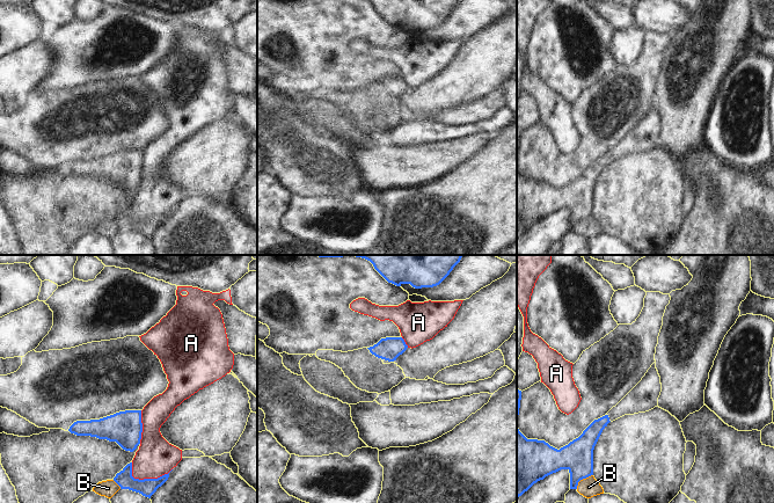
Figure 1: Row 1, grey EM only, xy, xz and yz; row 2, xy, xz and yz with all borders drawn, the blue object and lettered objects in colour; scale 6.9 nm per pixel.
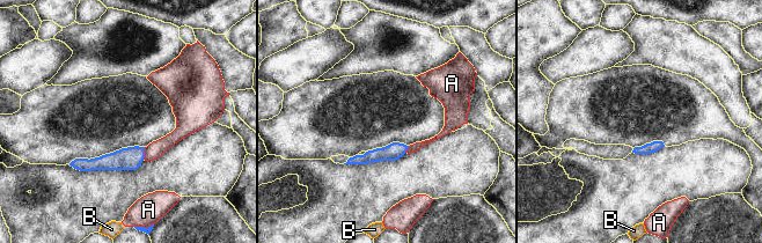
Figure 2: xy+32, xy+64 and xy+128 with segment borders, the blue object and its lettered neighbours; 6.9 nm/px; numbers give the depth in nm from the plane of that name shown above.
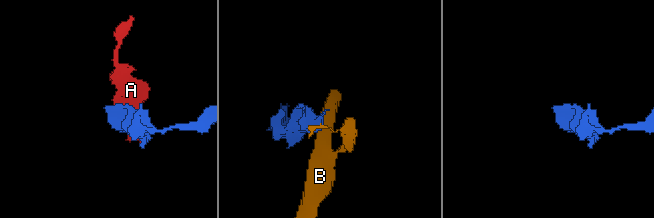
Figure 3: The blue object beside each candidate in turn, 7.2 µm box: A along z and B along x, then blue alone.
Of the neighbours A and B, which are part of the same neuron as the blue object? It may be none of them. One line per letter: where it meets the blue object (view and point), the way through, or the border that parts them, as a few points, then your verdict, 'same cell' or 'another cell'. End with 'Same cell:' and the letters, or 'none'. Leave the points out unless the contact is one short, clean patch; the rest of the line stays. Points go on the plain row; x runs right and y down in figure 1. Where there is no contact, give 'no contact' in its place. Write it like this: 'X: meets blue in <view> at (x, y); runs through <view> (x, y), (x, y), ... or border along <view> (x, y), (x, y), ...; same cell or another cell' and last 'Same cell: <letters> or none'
A: meets blue in xy at (151, 219); another cell
B: meets blue in yz at (582, 219); border along yz (592, 214), (583, 218), (576, 228); another cell
Same cell: none

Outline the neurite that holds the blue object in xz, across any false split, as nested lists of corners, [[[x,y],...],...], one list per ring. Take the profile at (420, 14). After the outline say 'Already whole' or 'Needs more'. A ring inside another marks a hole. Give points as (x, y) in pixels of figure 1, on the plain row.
[[[367,0],[374,9],[396,27],[410,24],[415,29],[439,25],[460,0]]]. Already whole.

